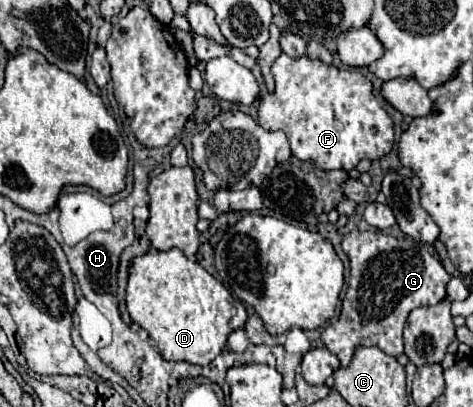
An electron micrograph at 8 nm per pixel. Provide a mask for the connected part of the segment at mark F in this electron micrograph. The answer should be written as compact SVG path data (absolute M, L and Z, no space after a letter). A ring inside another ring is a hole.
M282 53L272 65L272 75L276 81L276 89L274 93L264 95L264 99L260 99L258 123L268 131L284 131L290 141L292 155L296 155L298 159L310 161L314 167L324 171L350 171L360 163L360 159L380 159L392 149L392 119L376 101L376 97L372 95L372 83L360 71L324 65L322 61L312 61L306 55L292 59Z

